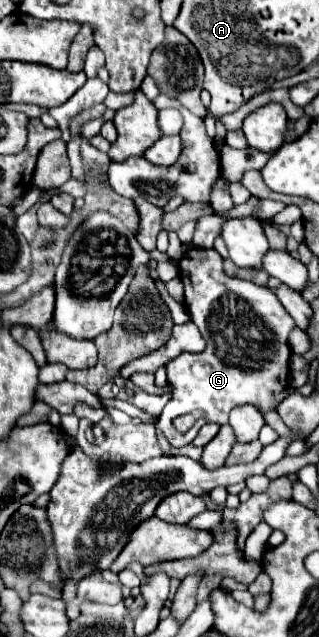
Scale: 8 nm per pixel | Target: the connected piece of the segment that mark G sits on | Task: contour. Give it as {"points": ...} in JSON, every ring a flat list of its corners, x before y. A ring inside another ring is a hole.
{"points":[[189,249,179,261,179,277,185,285,187,313,203,333,207,347,203,353,183,353,167,363,167,379,173,385,173,397,159,415,157,425,173,447,189,445,205,423,225,425,229,421,229,411,237,405,255,403,261,407,261,413,277,407,277,395,289,383,291,349,287,337,295,329,295,321,291,319,291,315,287,315,287,311,283,311,283,305,279,303,279,299,275,299,275,293,251,281,227,277,223,271,223,259,215,249],[195,411,201,415,195,419,193,427,185,435,179,433,173,425,173,419]]}

